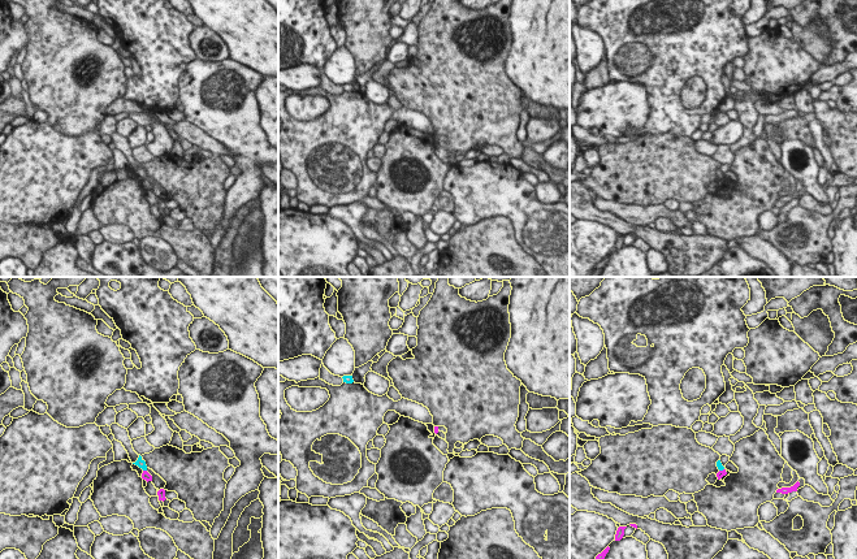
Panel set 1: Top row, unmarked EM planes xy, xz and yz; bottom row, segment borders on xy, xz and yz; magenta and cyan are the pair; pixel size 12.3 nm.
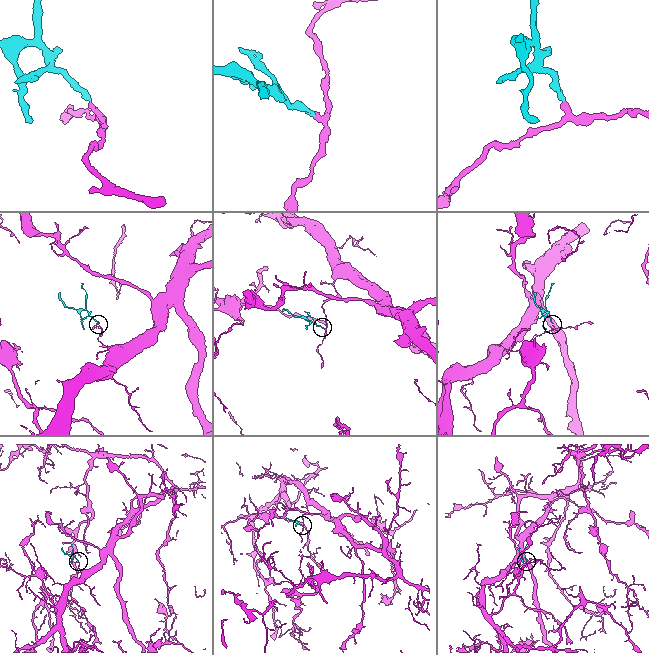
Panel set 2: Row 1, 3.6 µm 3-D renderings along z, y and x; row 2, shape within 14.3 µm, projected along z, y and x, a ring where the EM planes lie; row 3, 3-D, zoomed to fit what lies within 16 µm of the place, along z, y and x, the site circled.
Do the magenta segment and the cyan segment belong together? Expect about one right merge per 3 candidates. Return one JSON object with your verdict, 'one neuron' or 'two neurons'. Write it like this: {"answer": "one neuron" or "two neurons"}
{"answer": "two neurons"}

